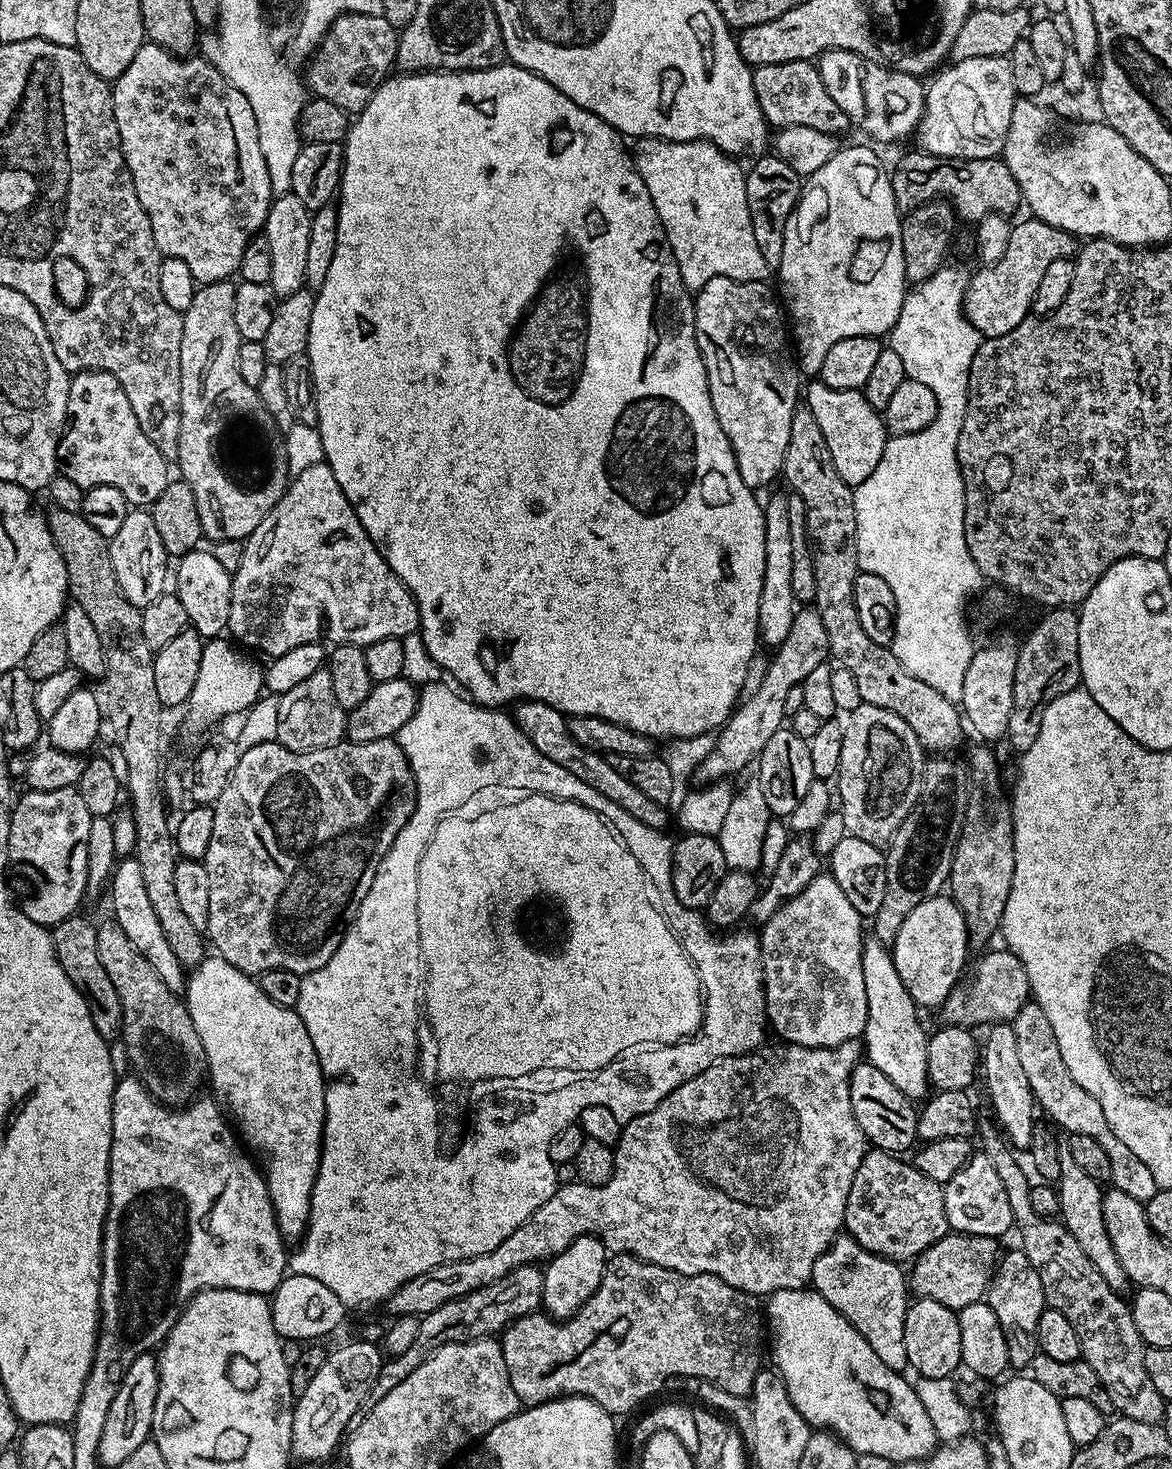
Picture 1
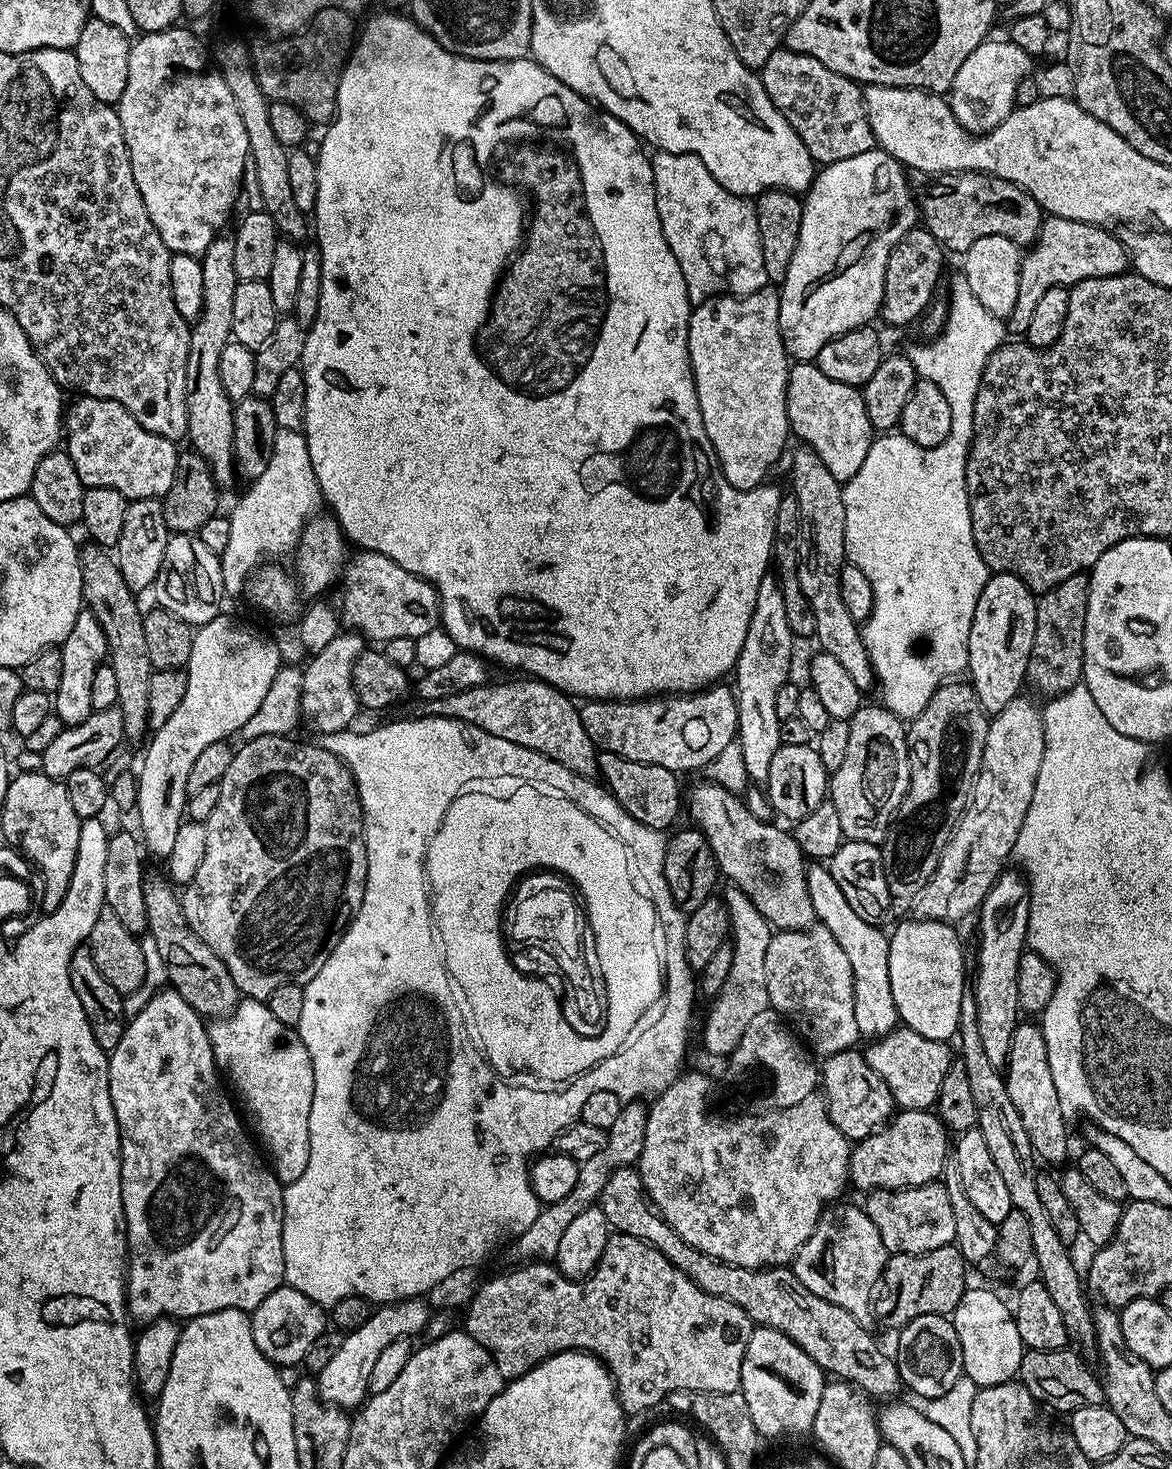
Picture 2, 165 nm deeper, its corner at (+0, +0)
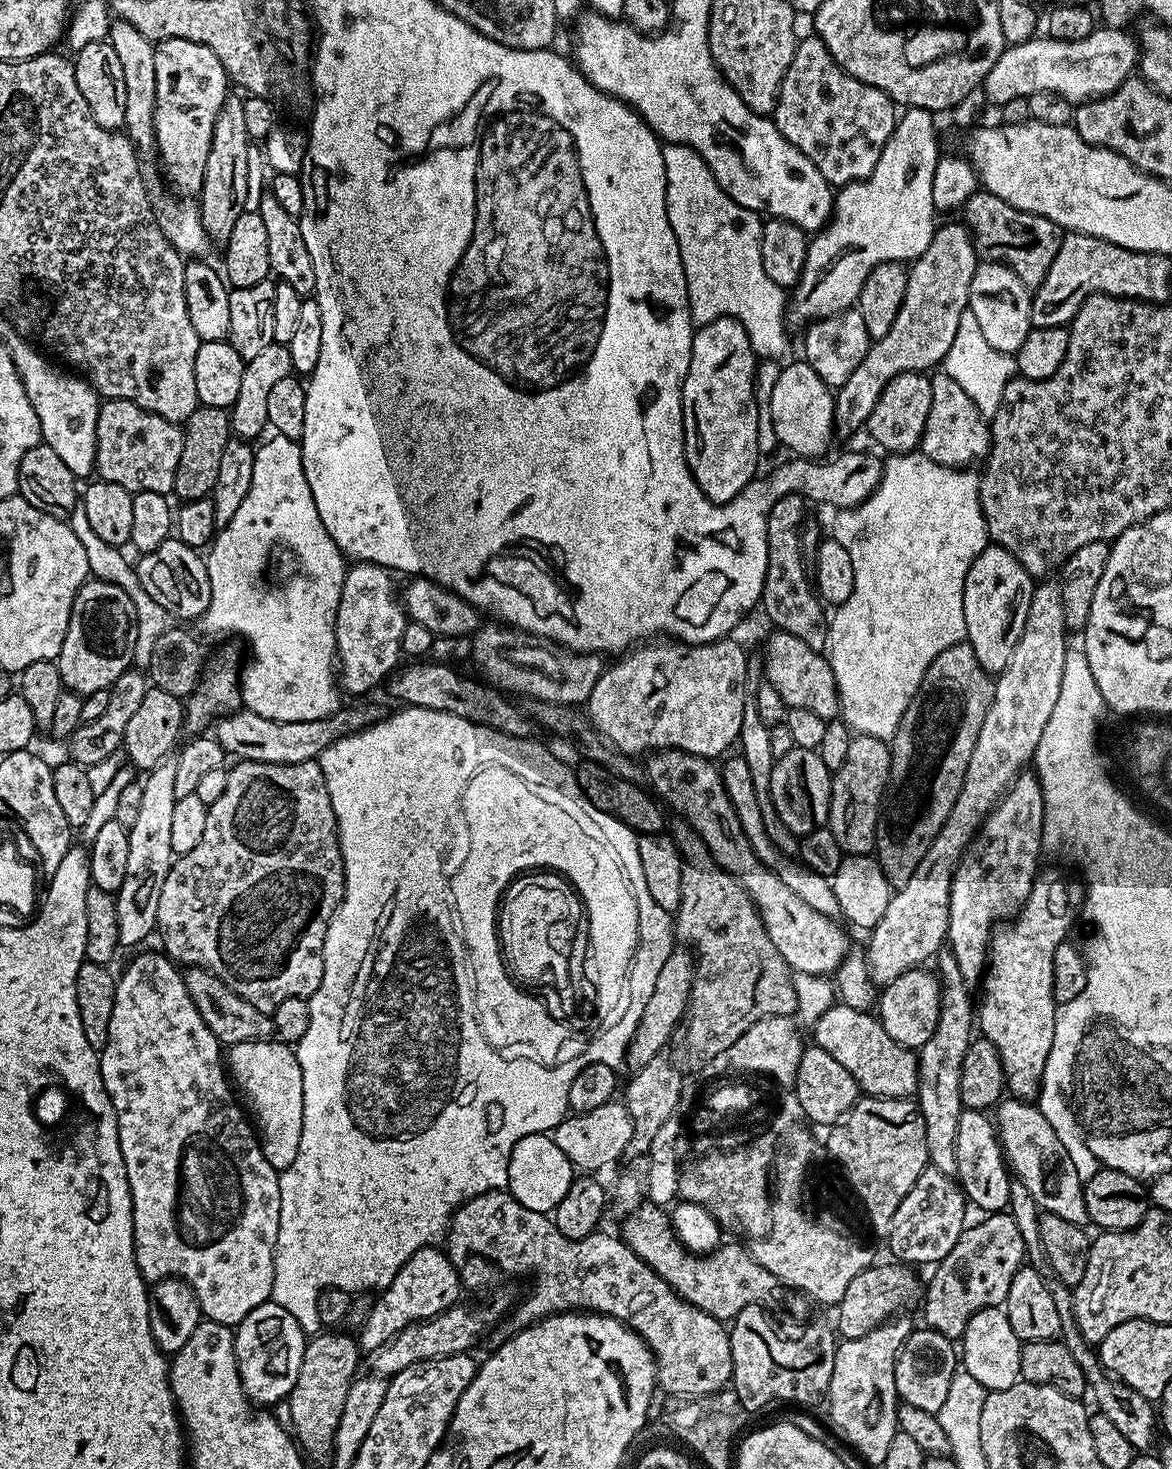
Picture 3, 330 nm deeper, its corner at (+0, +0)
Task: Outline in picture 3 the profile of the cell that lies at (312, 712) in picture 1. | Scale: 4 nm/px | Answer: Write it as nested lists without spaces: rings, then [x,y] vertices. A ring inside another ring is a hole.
[[[356,562],[347,569],[341,584],[336,618],[336,664],[339,687],[352,698],[367,697],[364,695],[371,688],[379,684],[381,687],[401,663],[402,630],[409,619],[395,578],[382,564]]]

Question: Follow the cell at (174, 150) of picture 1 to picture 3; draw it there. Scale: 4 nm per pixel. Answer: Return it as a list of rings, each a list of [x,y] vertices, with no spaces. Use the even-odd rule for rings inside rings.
[[[186,38],[159,41],[154,70],[158,81],[154,110],[155,151],[160,152],[160,164],[169,182],[180,191],[179,195],[192,198],[202,190],[210,138],[214,138],[214,122],[230,94],[230,81],[218,54],[214,54],[210,46]]]

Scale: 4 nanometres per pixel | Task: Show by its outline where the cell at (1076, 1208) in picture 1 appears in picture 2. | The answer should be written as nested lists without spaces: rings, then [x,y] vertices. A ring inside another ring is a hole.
[[[1017,1023],[1014,1036],[1010,1038],[1010,1054],[1003,1069],[1006,1094],[1010,1094],[1010,1102],[1014,1102],[1014,1110],[1018,1110],[1022,1126],[1026,1126],[1026,1138],[1030,1138],[1033,1153],[1041,1161],[1060,1164],[1068,1156],[1068,1124],[1064,1121],[1066,1109],[1058,1098],[1054,1074],[1050,1074],[1043,1027],[1039,1023],[1024,1023]]]

